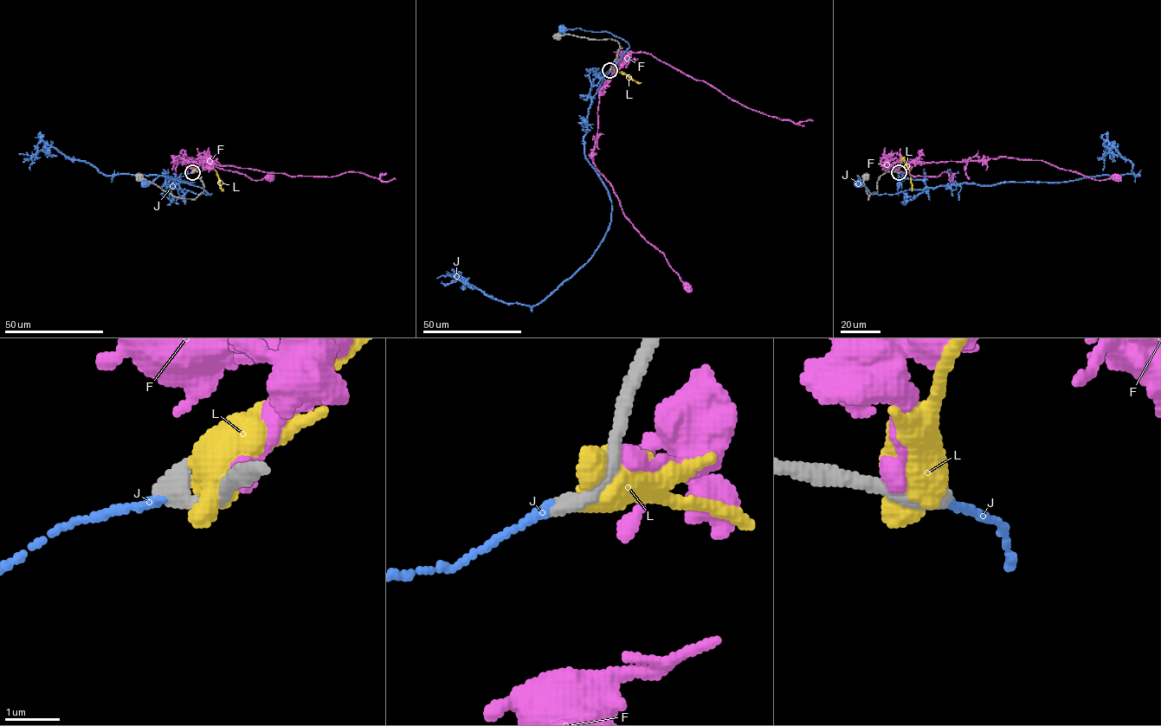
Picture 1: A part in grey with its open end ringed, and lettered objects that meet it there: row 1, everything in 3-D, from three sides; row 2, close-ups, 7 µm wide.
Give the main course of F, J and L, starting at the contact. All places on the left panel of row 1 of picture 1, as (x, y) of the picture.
F: (194, 171), (196, 163), (194, 161), (183, 163), (174, 159), (201, 159), (252, 180), (268, 176)
J: (191, 172), (172, 180), (173, 186), (200, 195), (210, 194), (203, 188), (162, 175), (145, 183)
L: (194, 171), (204, 159), (208, 159), (216, 172), (222, 190)

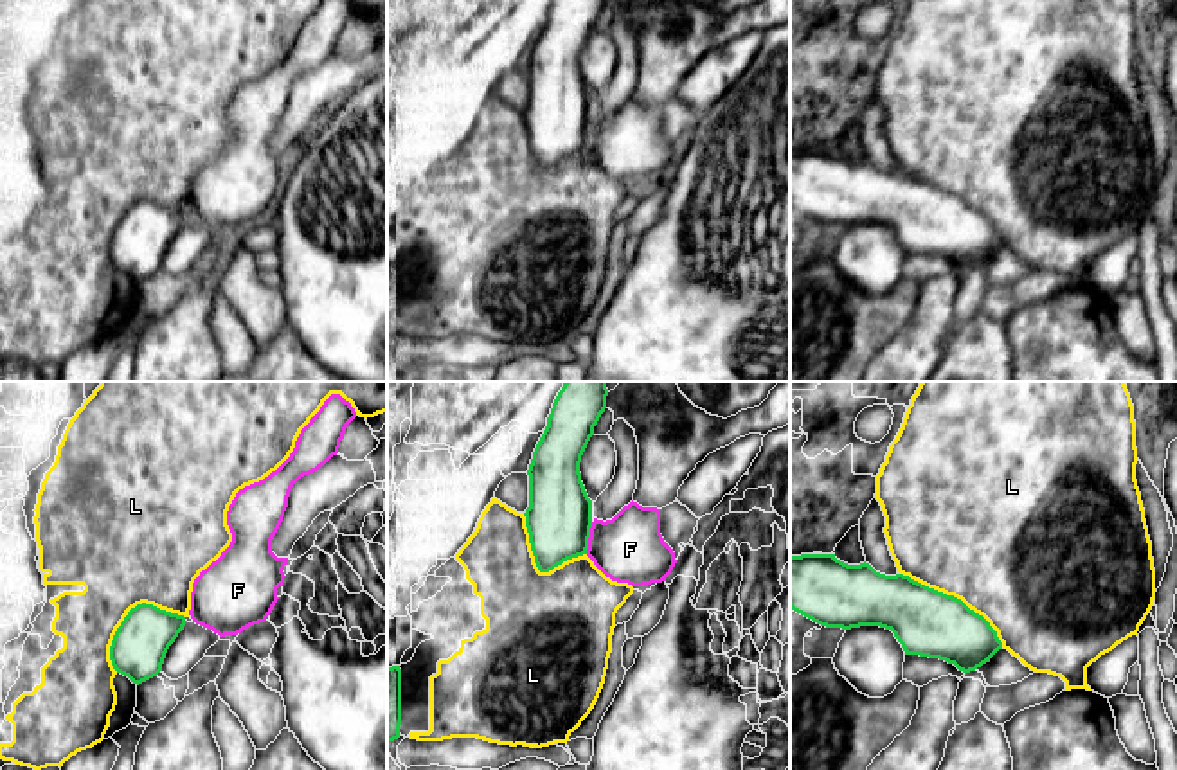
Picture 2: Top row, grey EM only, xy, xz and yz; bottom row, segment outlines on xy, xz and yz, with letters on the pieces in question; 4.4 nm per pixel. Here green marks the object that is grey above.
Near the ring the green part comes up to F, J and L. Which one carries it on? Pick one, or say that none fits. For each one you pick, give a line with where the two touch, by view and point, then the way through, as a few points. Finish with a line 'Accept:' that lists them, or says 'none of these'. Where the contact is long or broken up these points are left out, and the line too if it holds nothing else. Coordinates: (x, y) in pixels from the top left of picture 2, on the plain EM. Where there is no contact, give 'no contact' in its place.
Accept: none of these

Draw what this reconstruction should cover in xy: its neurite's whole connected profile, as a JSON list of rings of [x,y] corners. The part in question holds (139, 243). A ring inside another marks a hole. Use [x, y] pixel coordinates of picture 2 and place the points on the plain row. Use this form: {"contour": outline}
{"contour": [[[146,200],[137,201],[113,232],[110,243],[113,266],[137,282],[157,273],[185,219],[184,212]]]}

